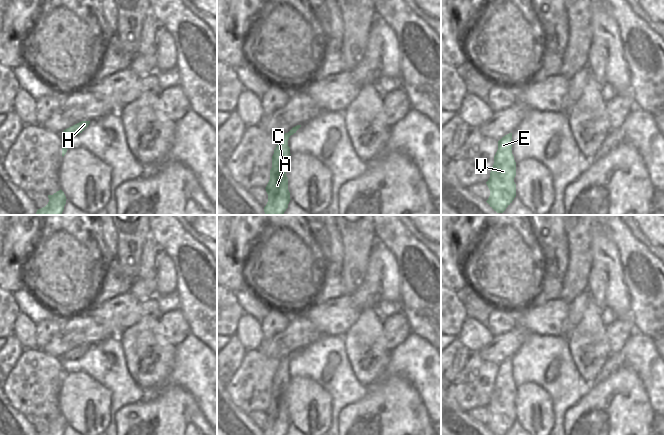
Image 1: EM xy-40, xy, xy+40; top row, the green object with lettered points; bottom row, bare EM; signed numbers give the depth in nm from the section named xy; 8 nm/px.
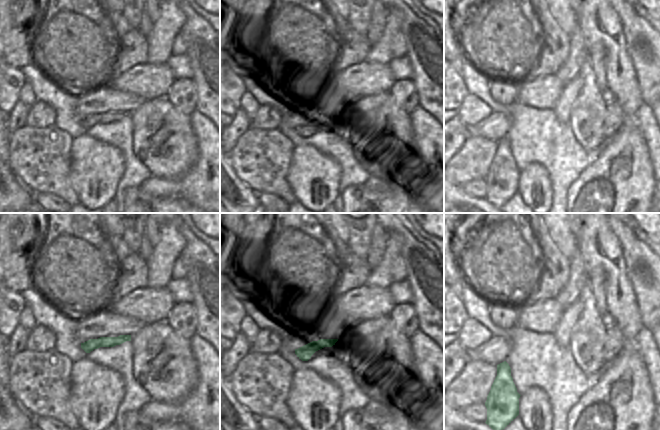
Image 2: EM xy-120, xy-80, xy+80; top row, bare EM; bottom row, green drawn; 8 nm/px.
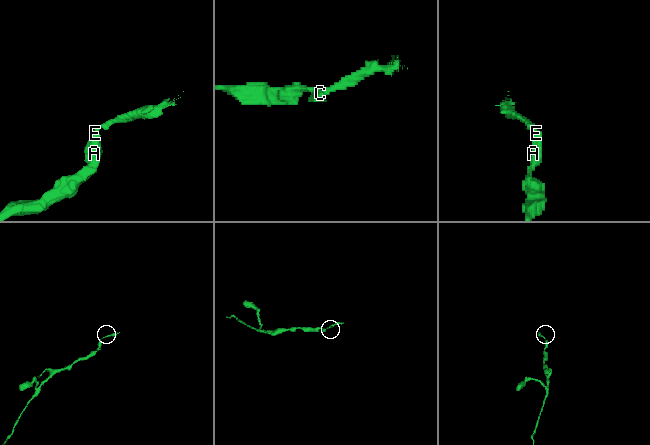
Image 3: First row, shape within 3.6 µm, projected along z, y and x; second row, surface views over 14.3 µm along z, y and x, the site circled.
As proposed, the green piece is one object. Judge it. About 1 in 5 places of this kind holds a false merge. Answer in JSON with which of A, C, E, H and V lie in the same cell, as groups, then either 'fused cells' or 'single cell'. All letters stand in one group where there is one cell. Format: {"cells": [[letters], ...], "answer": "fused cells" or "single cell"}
{"cells": [["A", "C", "E", "H", "V"]], "answer": "single cell"}

